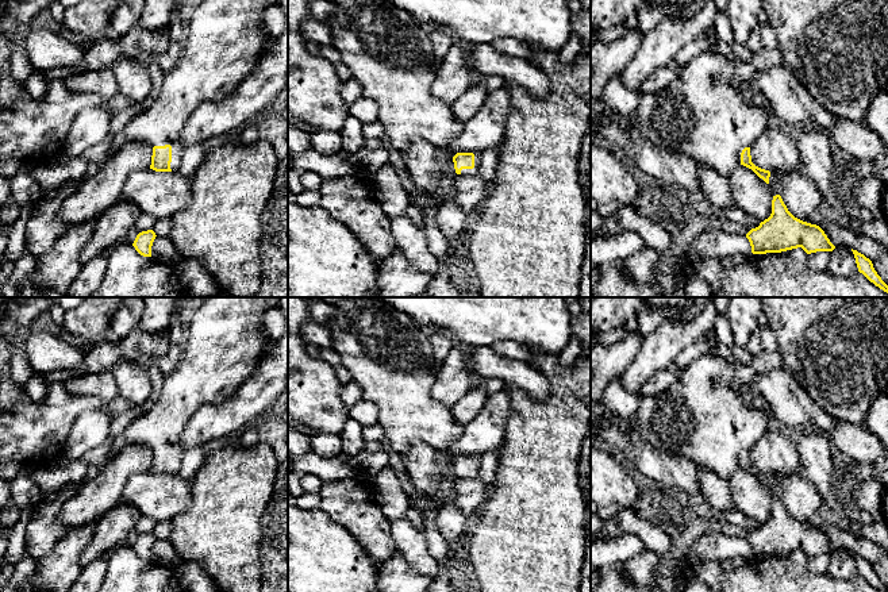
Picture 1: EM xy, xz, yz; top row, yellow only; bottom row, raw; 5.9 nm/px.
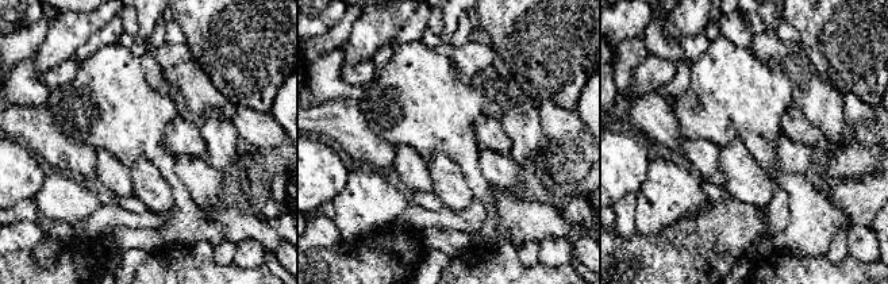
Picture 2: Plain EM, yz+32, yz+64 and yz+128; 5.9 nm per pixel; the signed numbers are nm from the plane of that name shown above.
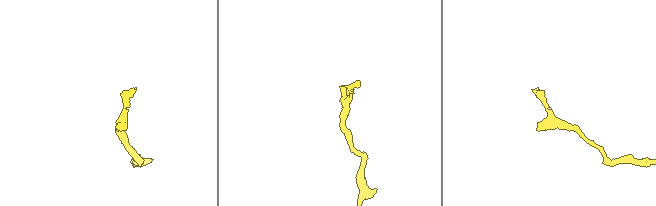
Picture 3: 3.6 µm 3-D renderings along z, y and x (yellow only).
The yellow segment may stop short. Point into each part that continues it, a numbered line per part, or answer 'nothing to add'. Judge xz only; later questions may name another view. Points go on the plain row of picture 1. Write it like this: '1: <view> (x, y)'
1: xz (477, 460)

